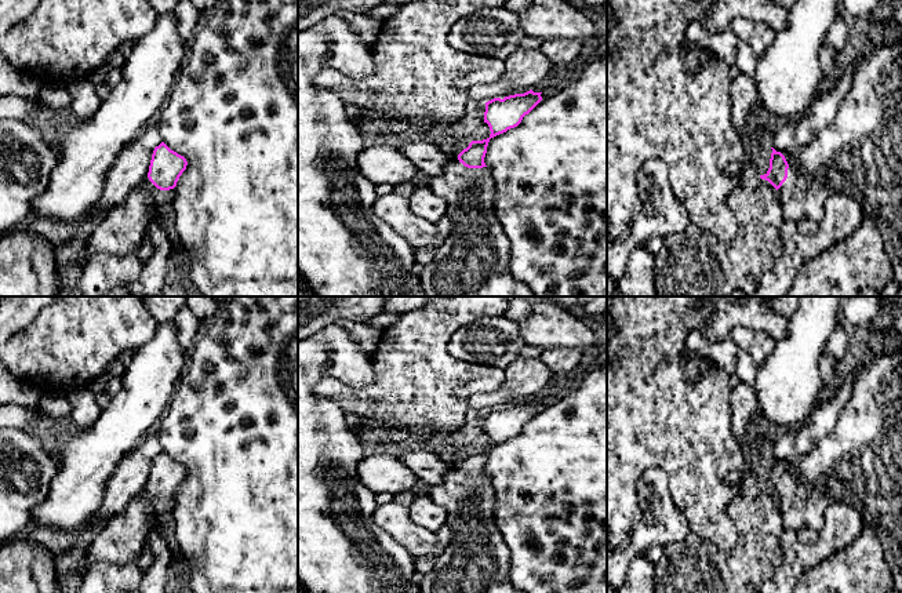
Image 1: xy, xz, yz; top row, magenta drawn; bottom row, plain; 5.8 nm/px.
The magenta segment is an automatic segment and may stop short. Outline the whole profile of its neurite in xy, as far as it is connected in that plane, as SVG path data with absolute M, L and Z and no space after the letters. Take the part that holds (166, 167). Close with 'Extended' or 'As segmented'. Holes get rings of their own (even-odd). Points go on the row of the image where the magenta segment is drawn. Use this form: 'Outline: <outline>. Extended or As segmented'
Outline: M164 142L154 148L149 172L127 199L112 207L103 221L91 232L79 252L77 268L84 270L97 254L124 257L138 252L154 208L172 203L175 186L186 170L183 156Z. Extended

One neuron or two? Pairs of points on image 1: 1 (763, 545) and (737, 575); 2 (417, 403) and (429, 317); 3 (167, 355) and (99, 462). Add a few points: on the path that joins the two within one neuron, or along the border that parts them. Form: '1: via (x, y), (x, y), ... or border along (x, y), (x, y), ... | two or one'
1: via (757, 552), (744, 568) | one
2: via (417, 382), (417, 342), (419, 338) | one
3: via (149, 381), (141, 403), (112, 436) | one

